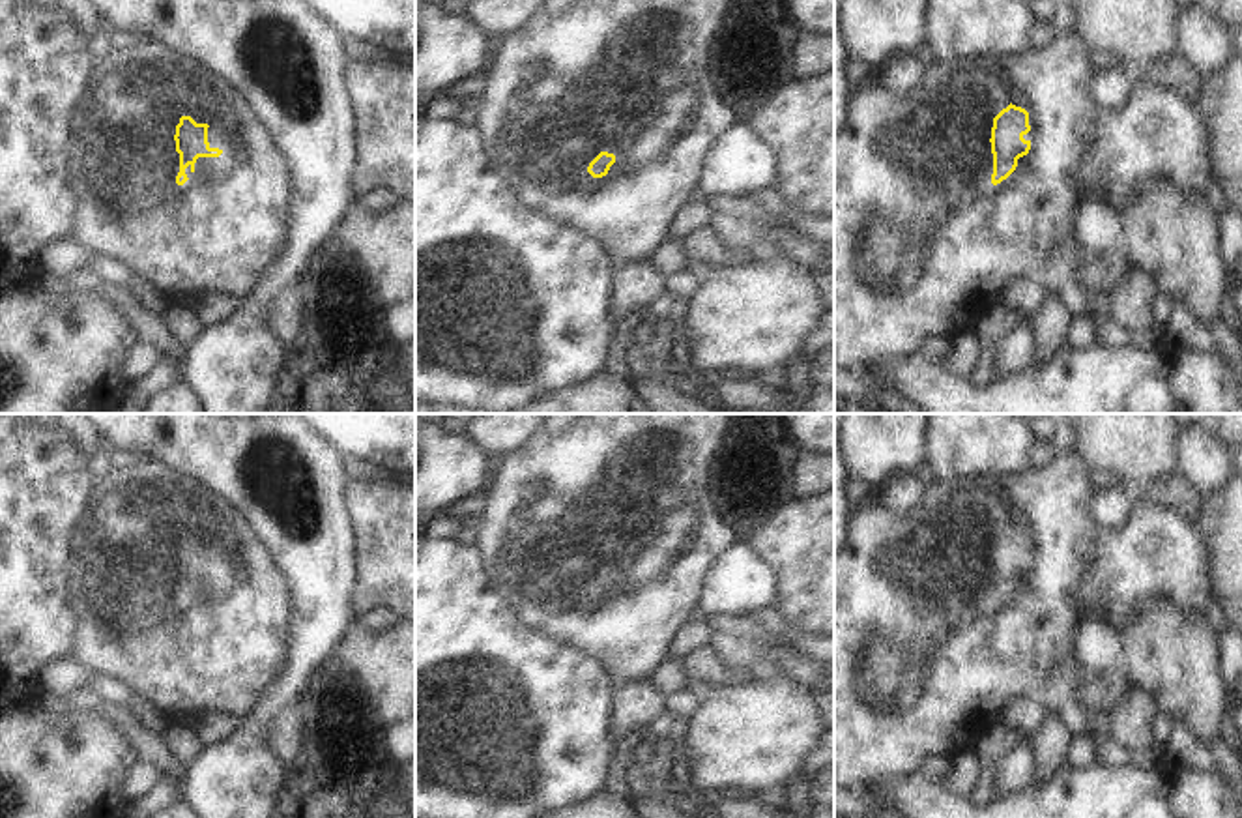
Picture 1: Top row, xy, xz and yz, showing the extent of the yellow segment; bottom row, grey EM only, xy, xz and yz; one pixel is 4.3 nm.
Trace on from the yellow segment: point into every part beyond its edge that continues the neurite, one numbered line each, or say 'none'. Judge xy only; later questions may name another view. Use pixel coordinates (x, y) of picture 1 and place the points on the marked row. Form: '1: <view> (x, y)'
1: xy (221, 233)

